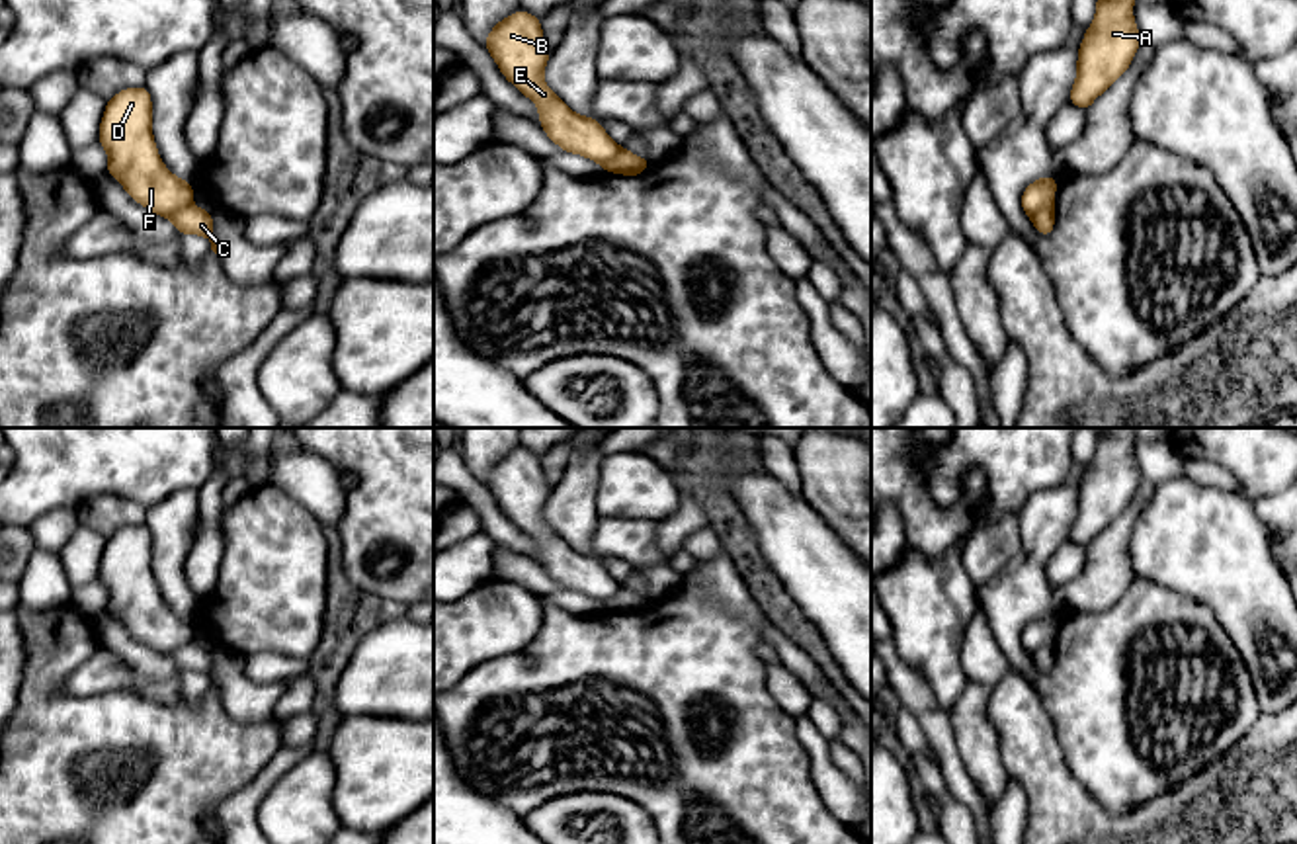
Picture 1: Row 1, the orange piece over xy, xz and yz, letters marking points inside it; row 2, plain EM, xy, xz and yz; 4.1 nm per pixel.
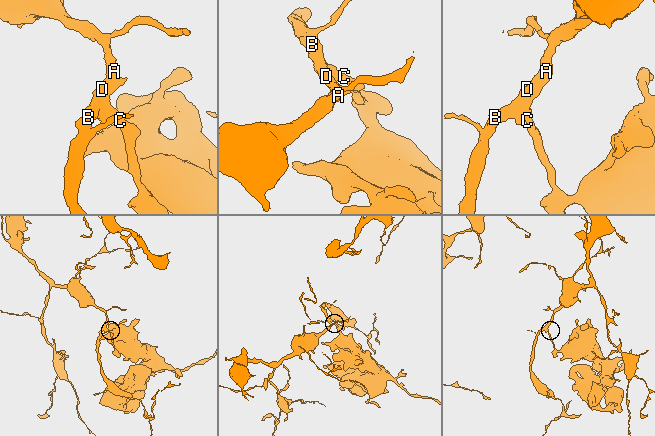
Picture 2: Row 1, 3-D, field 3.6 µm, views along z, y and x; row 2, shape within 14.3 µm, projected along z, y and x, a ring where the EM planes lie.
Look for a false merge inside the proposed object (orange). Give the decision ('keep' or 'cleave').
cleave

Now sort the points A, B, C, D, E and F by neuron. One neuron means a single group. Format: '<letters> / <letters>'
A B D E F / C

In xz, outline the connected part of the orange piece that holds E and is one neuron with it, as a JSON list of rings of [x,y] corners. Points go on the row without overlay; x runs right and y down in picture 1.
[[[518,447],[500,457],[486,473],[486,488],[500,510],[539,547],[539,563],[547,574],[565,590],[574,590],[598,600],[611,610],[613,598],[621,592],[600,559],[576,553],[545,520],[543,508],[551,486],[543,477],[541,457]]]

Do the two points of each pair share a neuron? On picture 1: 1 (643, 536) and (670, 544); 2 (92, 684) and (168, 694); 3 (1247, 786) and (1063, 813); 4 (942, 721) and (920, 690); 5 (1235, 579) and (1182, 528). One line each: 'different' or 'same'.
1: different
2: same
3: same
4: same
5: same

